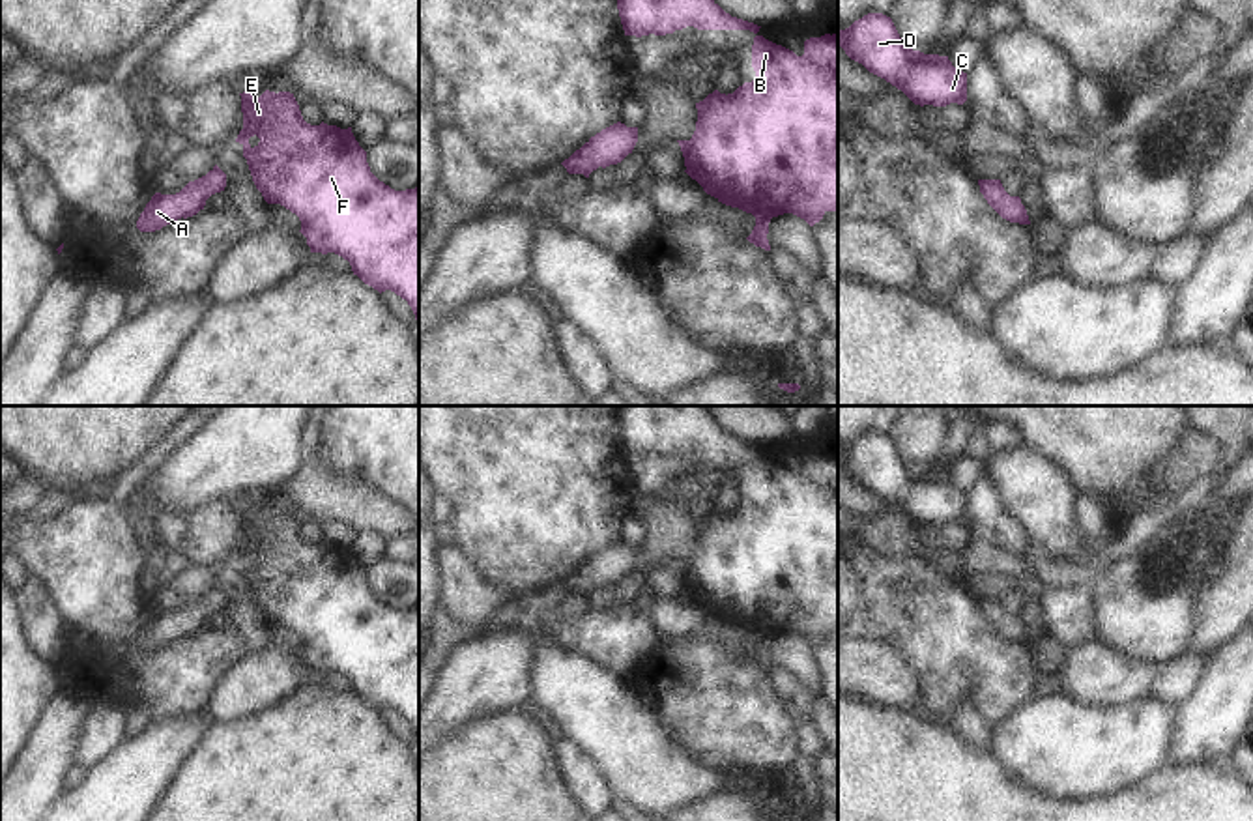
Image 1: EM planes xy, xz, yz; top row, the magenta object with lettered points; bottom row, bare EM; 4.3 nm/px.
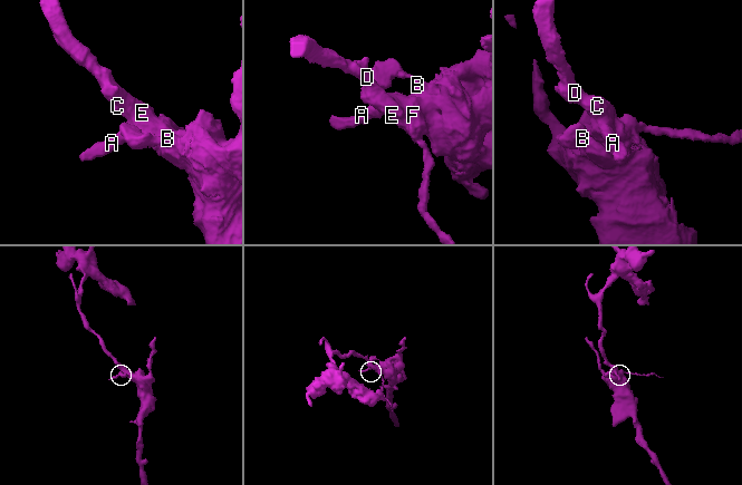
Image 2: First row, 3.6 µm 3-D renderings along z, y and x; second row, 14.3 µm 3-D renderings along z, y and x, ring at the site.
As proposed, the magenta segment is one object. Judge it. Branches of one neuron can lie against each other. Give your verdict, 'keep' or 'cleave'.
keep

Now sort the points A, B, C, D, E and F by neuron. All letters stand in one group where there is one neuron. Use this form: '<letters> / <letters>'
A B C D E F

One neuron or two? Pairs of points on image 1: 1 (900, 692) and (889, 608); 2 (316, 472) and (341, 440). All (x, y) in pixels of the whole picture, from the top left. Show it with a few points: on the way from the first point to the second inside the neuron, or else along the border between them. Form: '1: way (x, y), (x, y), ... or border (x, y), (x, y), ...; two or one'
1: border (857, 638), (891, 644), (909, 662), (921, 683); two
2: border (309, 453), (337, 472), (358, 477), (363, 483); two

